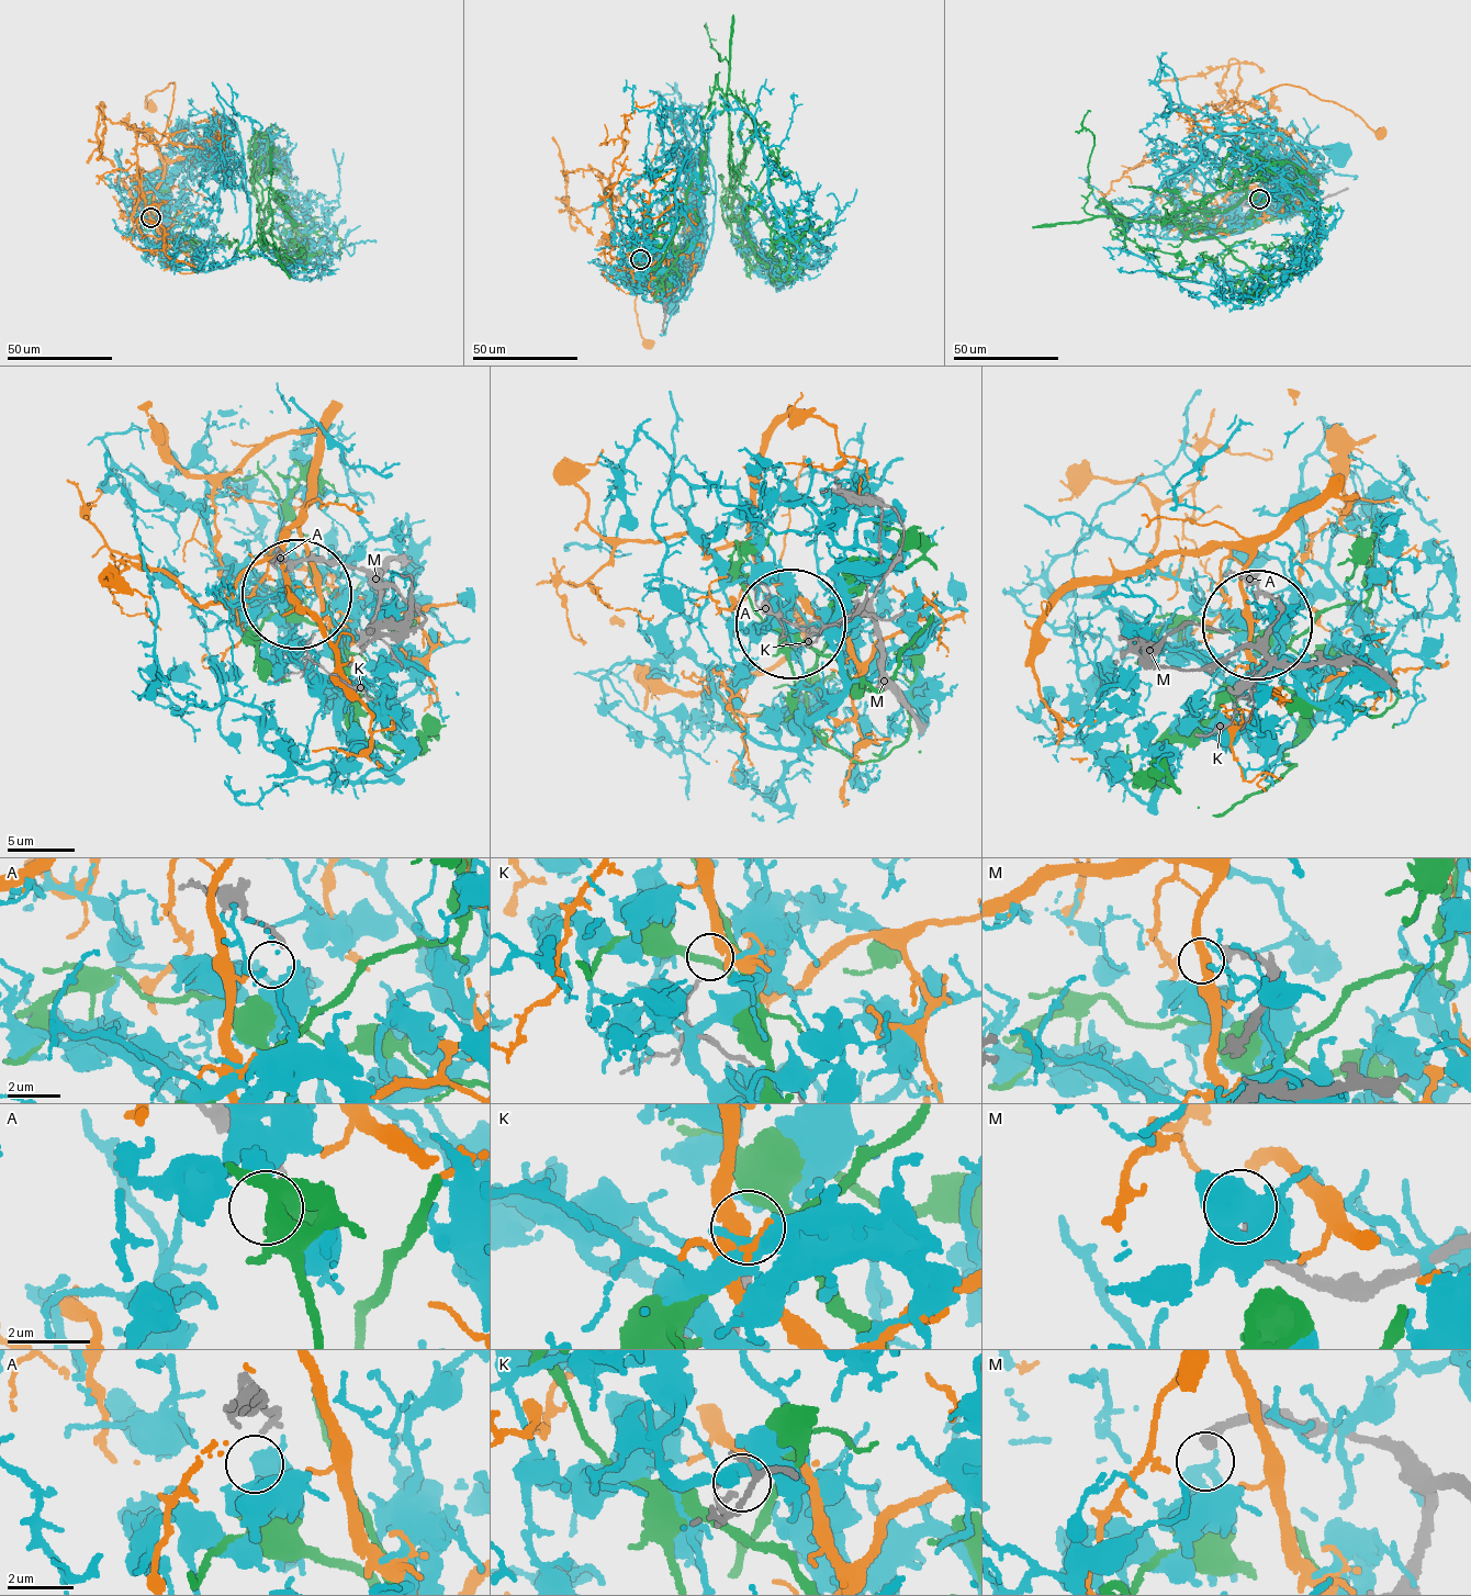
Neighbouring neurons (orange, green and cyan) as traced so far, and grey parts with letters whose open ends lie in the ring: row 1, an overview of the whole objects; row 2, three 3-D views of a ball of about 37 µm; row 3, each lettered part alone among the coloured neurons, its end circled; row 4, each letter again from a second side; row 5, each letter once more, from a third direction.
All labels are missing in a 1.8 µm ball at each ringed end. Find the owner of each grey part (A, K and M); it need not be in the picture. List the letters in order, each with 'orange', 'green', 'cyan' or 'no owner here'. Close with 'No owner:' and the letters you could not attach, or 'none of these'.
A: cyan
K: orange
M: no owner here
No owner: M

